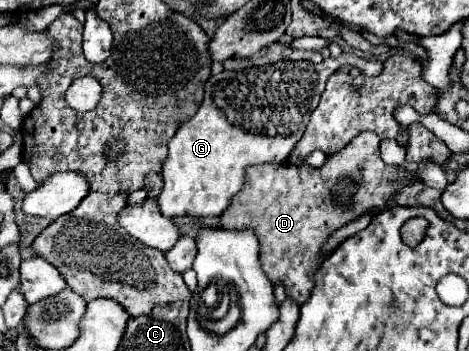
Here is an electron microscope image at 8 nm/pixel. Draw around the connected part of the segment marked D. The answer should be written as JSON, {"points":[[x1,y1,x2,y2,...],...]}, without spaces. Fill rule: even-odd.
{"points":[[360,132,350,144,346,144,340,152,328,156,324,166,312,168,308,164,302,166,290,166,290,164,258,164,248,168,244,188,240,190,240,196,232,200,228,212,222,216,222,228,226,230,252,230,260,242,260,264,264,274,270,278,270,282,282,284,286,290,286,296,294,300,296,304,304,304,310,298,310,292,314,288,314,274,318,272,322,264,322,250,328,242,330,234,342,228,344,224,356,220,362,214,370,214,376,208,388,204,394,200,394,194,408,188,412,184,412,178,416,178,414,172,408,172,402,166,388,166,380,158,378,150,380,138,374,132]]}

